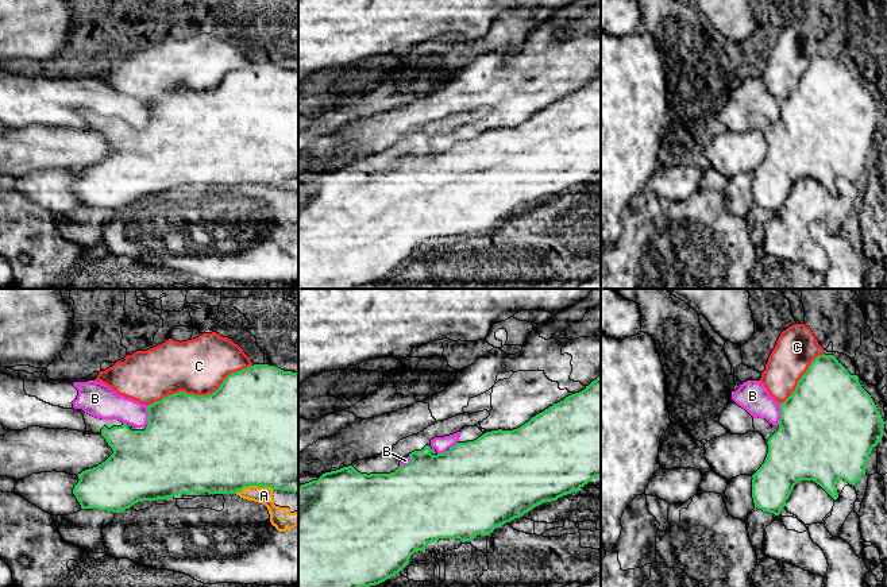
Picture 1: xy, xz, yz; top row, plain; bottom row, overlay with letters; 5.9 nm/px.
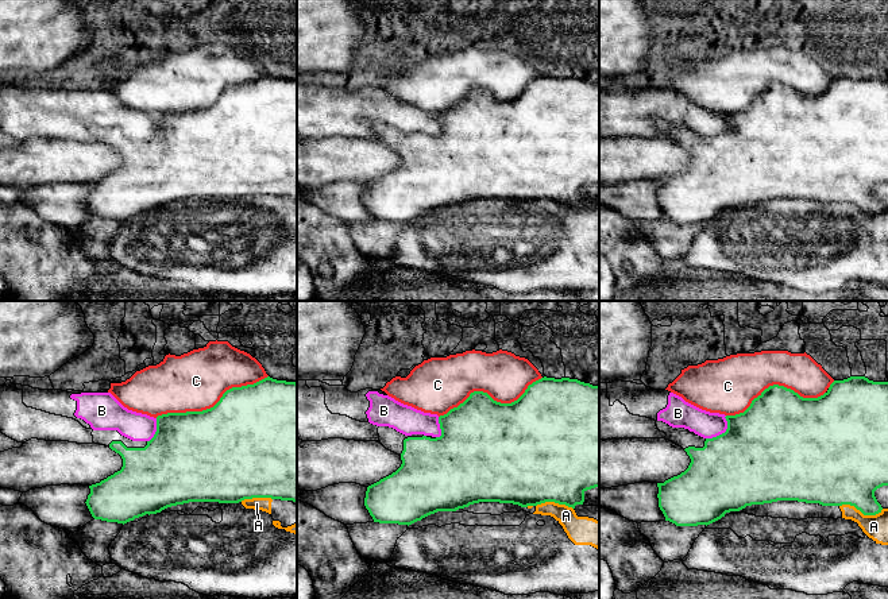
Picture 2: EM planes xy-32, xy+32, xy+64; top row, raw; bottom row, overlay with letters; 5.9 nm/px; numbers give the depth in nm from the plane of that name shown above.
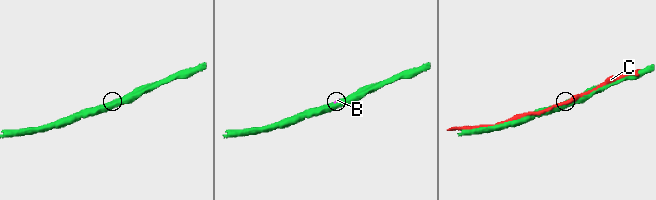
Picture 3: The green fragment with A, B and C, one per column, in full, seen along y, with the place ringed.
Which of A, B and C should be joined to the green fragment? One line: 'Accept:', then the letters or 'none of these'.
Accept: none of these

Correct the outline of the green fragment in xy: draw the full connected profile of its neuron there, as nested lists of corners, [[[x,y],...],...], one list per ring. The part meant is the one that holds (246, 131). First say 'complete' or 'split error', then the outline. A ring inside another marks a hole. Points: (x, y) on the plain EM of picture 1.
split error | [[[254,62],[240,69],[230,72],[220,85],[208,93],[193,93],[180,89],[162,96],[151,103],[149,107],[149,121],[144,128],[132,128],[127,121],[119,117],[101,117],[88,111],[84,111],[86,128],[93,132],[101,132],[113,151],[97,165],[89,166],[78,171],[78,181],[73,186],[73,192],[81,202],[81,206],[97,206],[112,211],[120,211],[130,206],[132,202],[142,198],[167,197],[176,193],[189,190],[208,190],[208,192],[236,192],[244,185],[258,184],[270,185],[273,188],[292,189],[298,192],[298,70],[284,69],[275,63]]]

